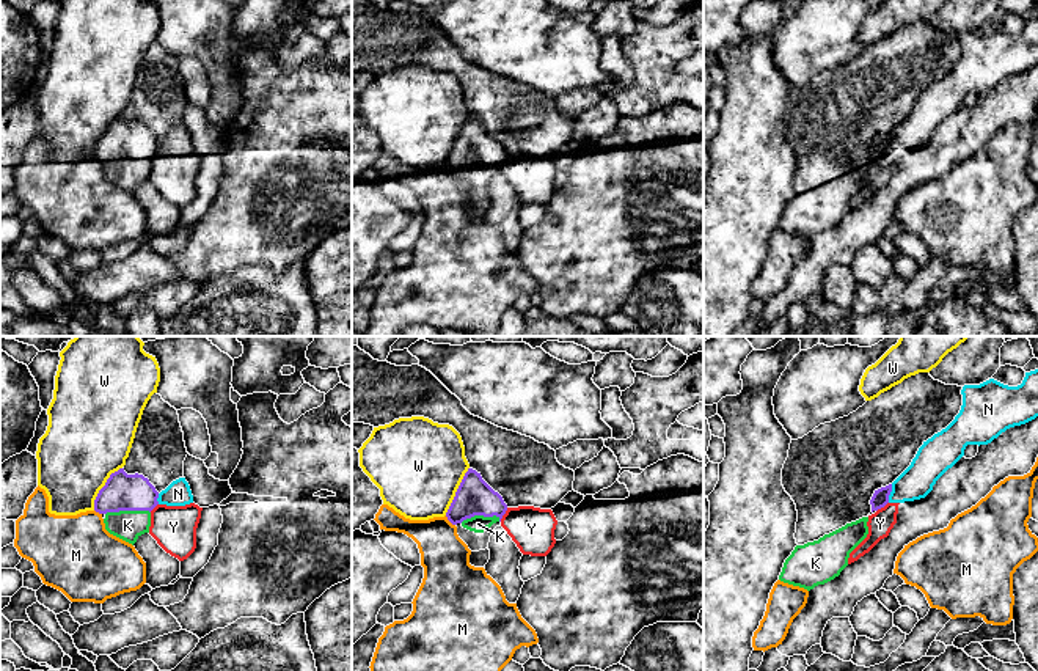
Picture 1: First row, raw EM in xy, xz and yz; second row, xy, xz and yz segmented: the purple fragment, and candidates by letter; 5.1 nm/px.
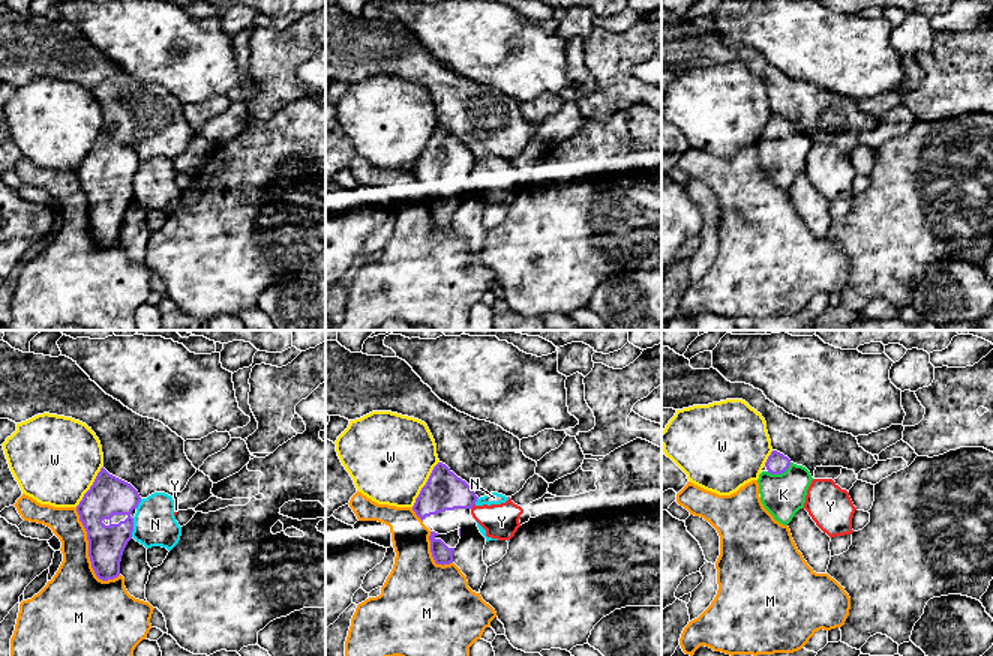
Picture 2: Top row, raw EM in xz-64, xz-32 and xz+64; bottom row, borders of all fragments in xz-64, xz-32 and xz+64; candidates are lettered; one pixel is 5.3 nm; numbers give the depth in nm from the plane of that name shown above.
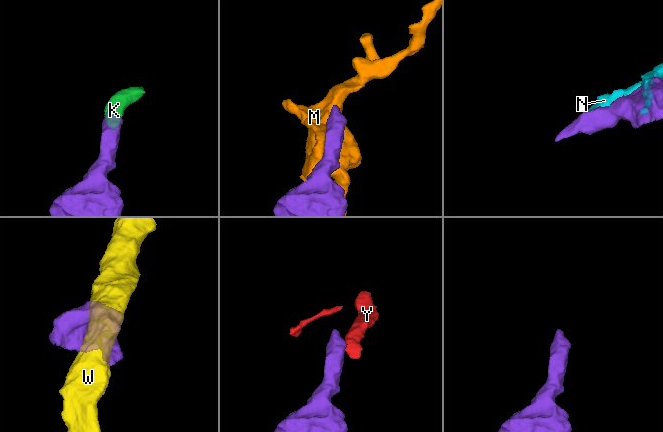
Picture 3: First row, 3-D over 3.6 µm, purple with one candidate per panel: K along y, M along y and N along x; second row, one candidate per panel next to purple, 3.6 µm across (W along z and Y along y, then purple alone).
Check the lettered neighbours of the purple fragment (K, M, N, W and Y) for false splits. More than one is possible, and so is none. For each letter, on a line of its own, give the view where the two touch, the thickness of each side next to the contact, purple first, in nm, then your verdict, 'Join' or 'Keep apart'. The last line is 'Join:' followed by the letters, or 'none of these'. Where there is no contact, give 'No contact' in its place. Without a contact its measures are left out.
K: Touches purple in xy. Thickness 190 nm (purple) against 160 nm. Join
M: Touches purple in xz. Thickness 190 nm (purple) against 240 nm. Keep apart
N: Touches purple in yz. Thickness 90 nm (purple) against 170 nm. Keep apart
W: Touches purple in xy. Thickness 190 nm (purple) against 420 nm. Keep apart
Y: Touches purple in xz. Thickness 190 nm (purple) against 220 nm. Keep apart
Join: K

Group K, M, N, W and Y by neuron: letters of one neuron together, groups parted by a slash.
K / M / N Y / W

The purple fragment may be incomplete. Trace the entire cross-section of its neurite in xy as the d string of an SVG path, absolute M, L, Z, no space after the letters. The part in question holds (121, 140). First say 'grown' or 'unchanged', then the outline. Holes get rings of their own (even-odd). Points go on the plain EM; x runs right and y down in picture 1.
grown; M111 121L94 148L94 159L104 162L105 178L129 190L149 181L151 159L159 152L159 140L143 123Z

